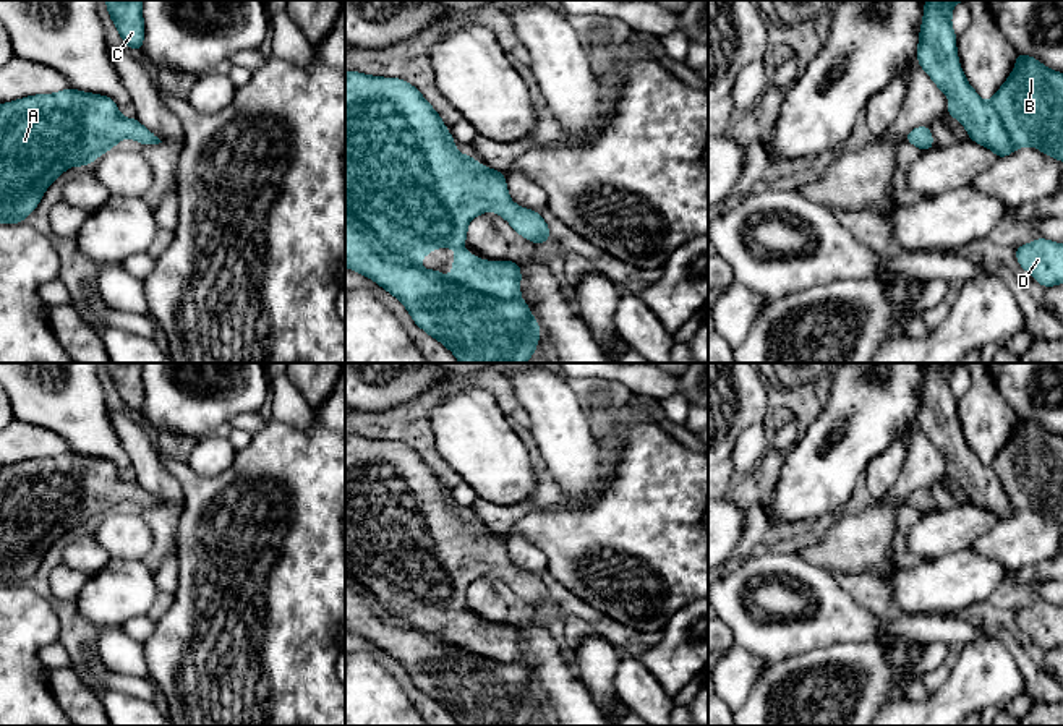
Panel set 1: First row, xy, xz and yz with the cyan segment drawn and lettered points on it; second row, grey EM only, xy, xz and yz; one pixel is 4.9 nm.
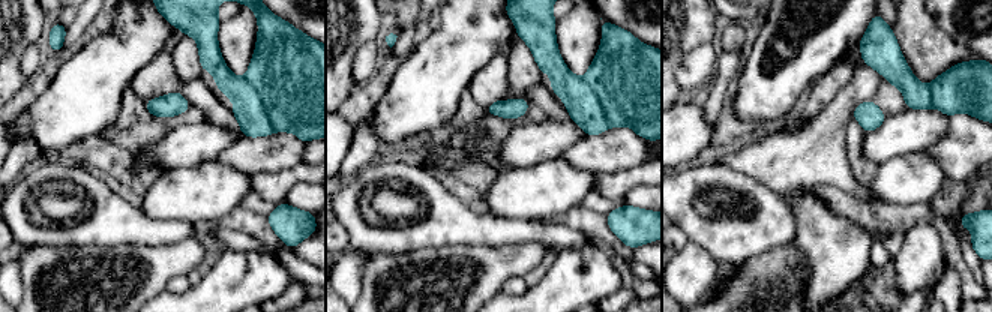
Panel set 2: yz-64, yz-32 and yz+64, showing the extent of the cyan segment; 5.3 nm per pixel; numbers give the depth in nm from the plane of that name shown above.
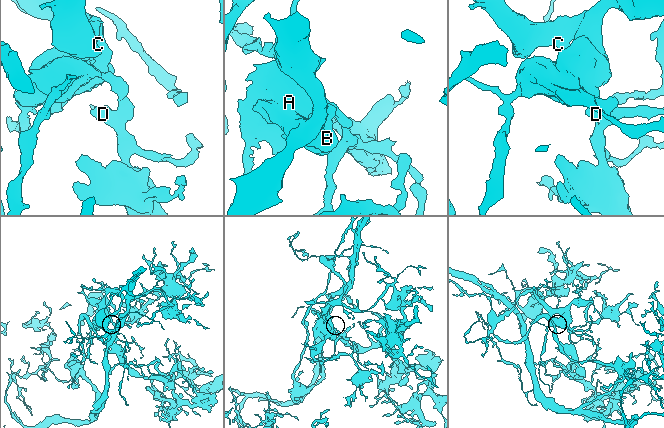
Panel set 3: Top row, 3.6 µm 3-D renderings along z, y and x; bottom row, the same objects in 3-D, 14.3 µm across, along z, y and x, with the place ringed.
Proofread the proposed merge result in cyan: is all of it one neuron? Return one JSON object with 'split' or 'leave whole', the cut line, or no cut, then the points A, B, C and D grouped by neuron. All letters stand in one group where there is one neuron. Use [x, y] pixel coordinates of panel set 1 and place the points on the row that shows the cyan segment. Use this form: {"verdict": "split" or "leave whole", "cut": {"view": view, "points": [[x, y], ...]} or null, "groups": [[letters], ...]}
{"verdict": "leave whole", "cut": null, "groups": [["A", "B", "C", "D"]]}

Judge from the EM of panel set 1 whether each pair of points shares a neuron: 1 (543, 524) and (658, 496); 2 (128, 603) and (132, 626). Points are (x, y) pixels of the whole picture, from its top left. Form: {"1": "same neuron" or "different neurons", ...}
{"1": "same neuron", "2": "different neurons"}

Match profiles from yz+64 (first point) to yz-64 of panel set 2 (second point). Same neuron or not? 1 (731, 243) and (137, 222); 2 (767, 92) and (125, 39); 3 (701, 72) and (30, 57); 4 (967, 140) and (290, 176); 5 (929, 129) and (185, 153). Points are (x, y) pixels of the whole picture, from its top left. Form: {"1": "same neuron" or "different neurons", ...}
{"1": "same neuron", "2": "same neuron", "3": "same neuron", "4": "different neurons", "5": "same neuron"}

